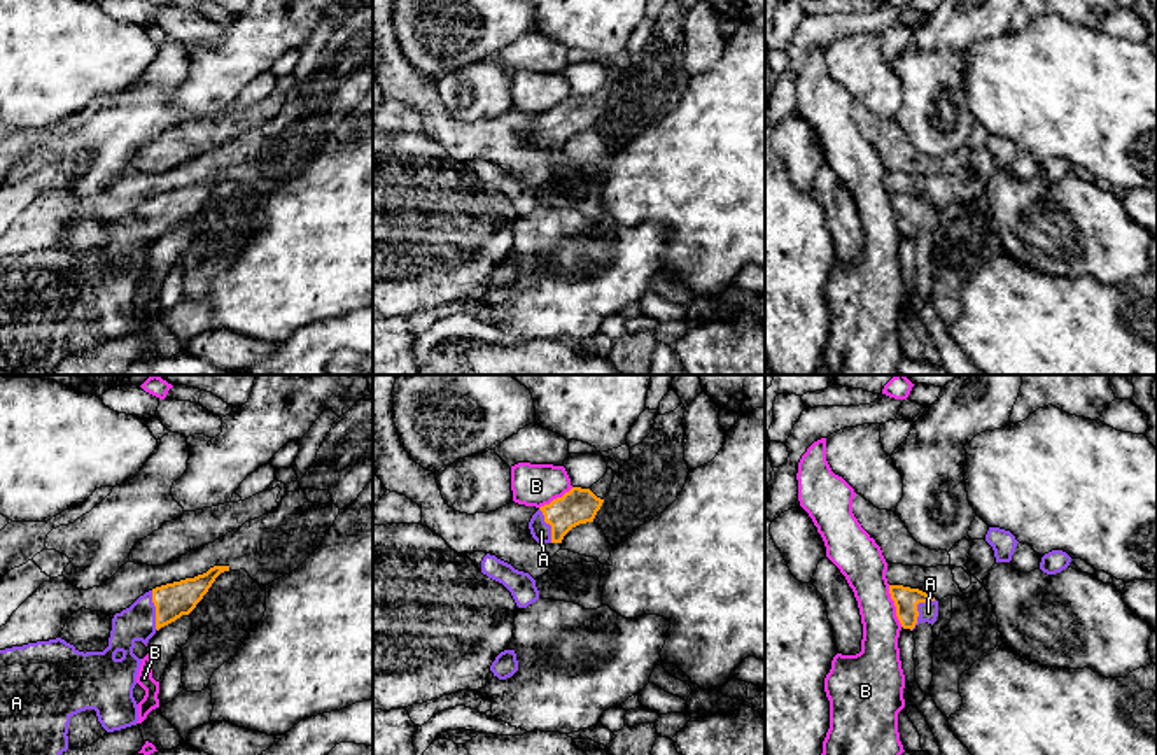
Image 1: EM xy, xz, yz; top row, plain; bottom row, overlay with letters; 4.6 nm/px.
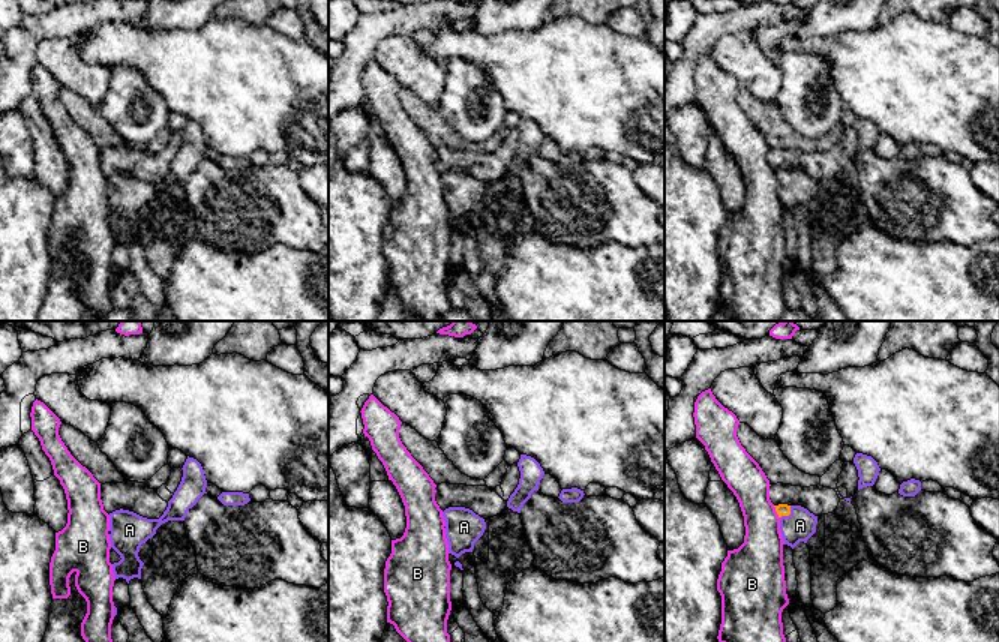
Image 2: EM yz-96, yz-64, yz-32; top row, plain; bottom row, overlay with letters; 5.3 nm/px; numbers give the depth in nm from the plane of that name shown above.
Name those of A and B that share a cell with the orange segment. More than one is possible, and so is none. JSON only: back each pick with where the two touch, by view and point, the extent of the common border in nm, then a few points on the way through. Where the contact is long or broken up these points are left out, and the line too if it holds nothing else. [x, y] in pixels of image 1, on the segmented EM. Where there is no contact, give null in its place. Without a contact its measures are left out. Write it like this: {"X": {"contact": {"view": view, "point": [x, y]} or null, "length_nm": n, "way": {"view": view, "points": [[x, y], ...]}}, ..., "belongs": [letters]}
{"A": {"contact": {"view": "yz", "point": [916, 608]}, "length_nm": 180, "way": {"view": "yz", "points": [[905, 599], [916, 608], [928, 612]]}}, "belongs": ["A"]}

